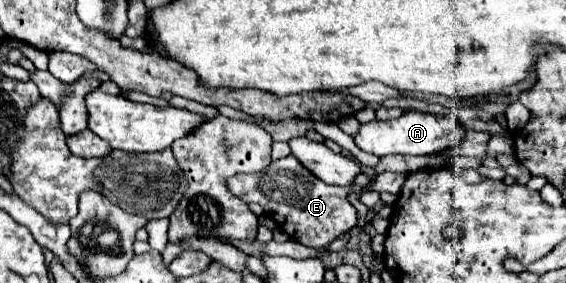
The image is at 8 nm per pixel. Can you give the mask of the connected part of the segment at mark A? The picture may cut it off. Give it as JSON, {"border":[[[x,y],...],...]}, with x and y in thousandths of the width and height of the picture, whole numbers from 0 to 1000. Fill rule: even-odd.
{"border":[[[716,392],[705,420],[687,428],[655,428],[638,442],[634,470],[627,477],[627,512],[645,534],[659,541],[666,555],[684,548],[761,548],[779,541],[783,527],[804,519],[807,498],[818,491],[818,449],[807,413],[772,413],[758,399],[740,392]]]}

